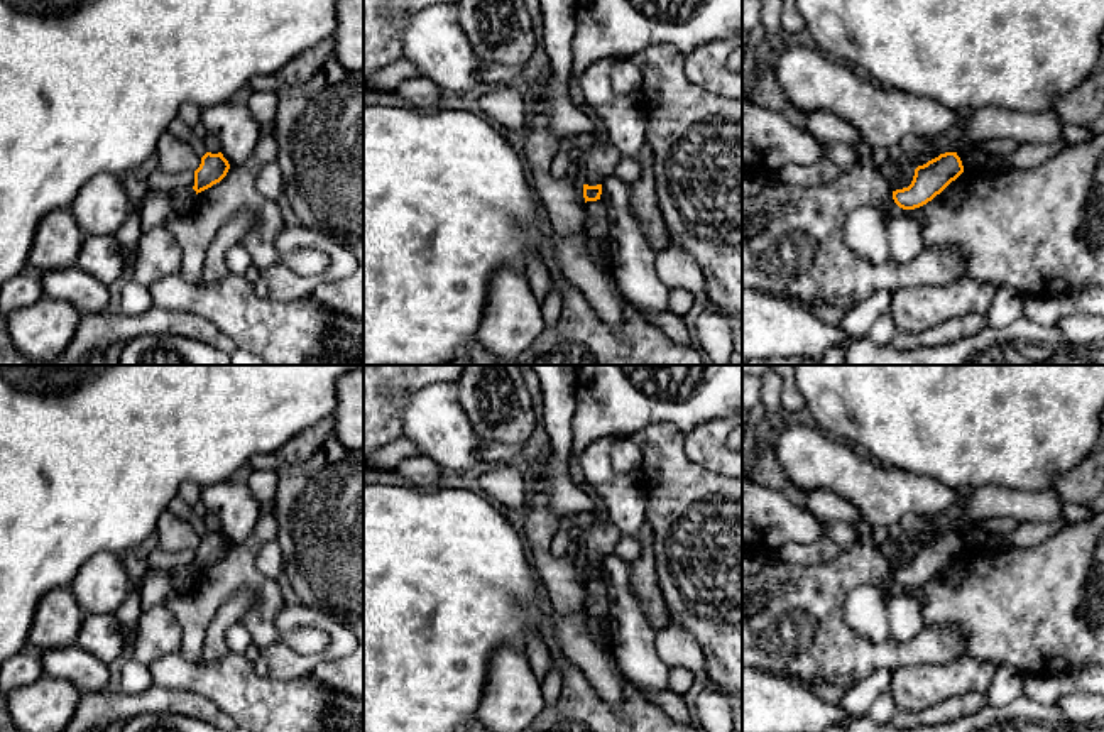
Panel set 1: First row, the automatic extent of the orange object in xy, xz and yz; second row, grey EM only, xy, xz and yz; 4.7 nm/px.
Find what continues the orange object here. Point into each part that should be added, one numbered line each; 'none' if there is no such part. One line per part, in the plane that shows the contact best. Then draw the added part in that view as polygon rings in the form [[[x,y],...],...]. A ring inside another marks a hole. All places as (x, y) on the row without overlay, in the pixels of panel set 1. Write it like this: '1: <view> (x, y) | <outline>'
none

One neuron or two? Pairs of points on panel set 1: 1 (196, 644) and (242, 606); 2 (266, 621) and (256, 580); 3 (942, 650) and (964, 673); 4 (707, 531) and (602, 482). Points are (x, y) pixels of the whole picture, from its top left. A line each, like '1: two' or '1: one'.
1: two
2: one
3: two
4: two

